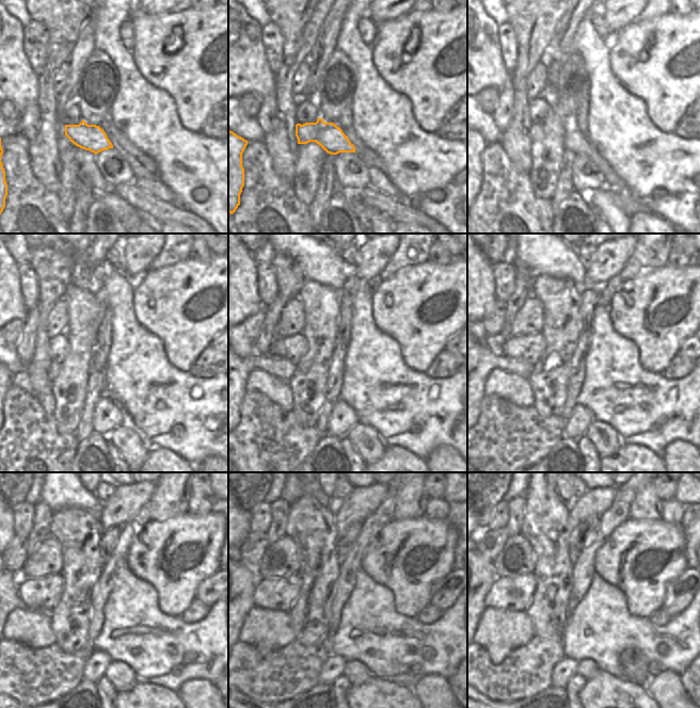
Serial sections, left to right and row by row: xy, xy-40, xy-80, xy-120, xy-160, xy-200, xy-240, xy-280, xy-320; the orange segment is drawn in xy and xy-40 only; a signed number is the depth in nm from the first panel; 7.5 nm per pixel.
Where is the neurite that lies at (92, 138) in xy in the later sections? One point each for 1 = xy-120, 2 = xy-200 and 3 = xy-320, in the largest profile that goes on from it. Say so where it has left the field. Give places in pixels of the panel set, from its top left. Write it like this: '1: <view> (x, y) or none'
1: xy-120 (54, 367)
2: xy-200 (489, 357)
3: xy-320 (489, 576)

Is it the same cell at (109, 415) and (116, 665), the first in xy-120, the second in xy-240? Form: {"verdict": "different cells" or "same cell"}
{"verdict": "different cells"}

